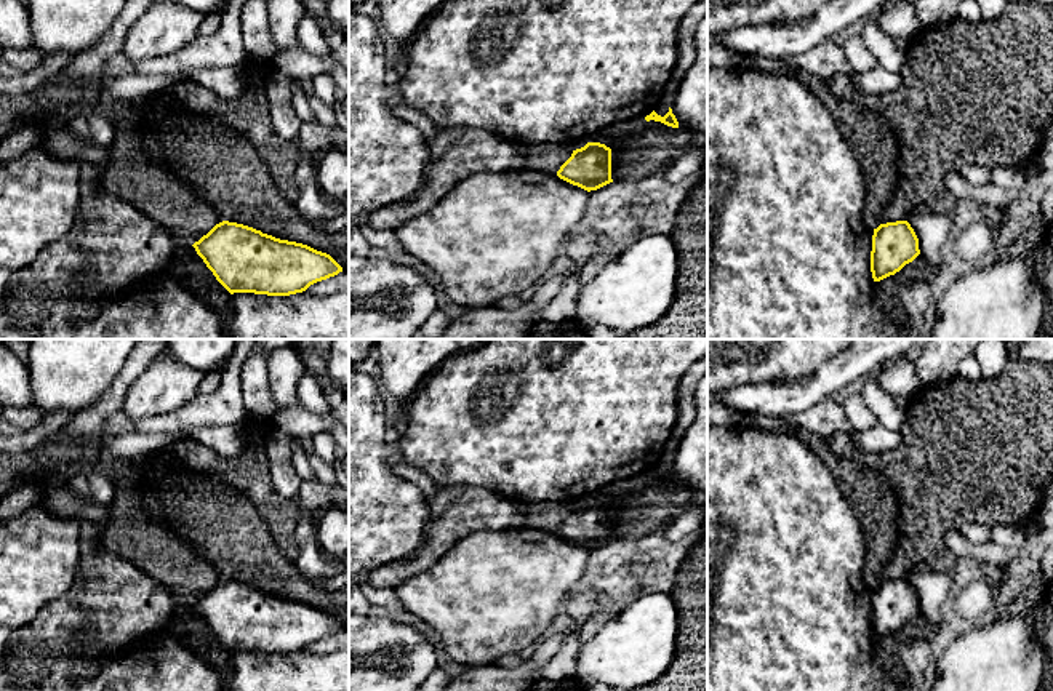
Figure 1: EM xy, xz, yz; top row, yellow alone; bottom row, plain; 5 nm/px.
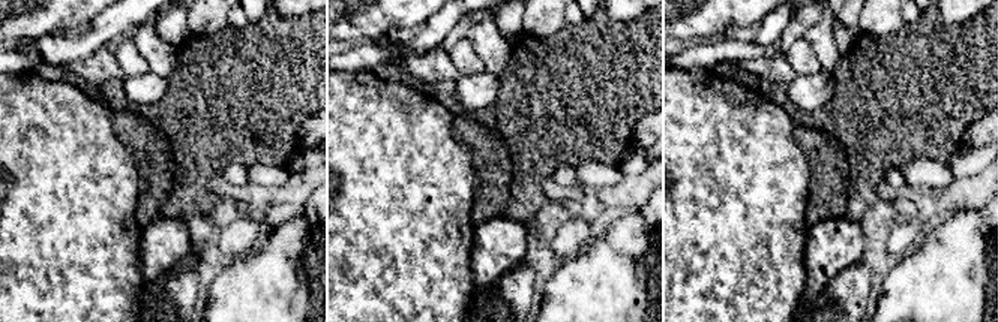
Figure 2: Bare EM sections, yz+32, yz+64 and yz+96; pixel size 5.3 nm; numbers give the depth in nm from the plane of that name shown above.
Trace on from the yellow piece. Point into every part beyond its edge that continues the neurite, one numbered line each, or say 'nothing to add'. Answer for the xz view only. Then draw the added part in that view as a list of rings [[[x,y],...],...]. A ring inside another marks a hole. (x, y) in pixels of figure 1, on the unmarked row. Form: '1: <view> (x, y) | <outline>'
nothing to add

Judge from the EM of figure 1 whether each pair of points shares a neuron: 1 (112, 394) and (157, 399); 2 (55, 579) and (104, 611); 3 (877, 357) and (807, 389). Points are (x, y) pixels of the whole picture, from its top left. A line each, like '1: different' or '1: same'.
1: different
2: different
3: same

